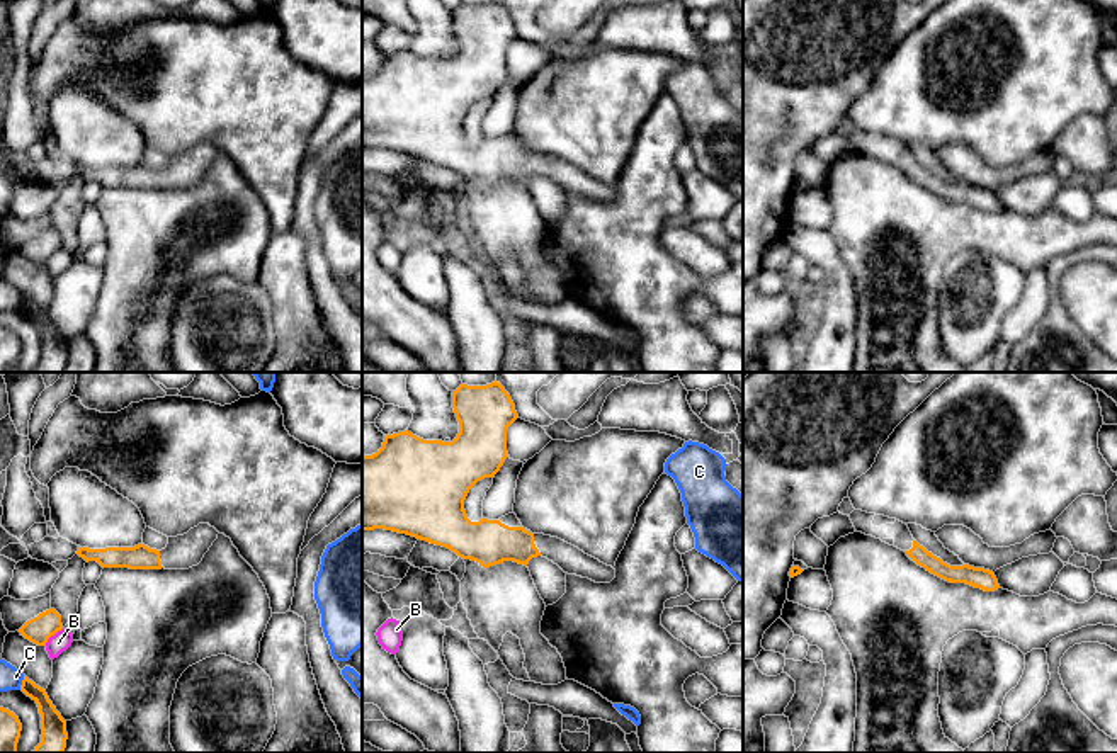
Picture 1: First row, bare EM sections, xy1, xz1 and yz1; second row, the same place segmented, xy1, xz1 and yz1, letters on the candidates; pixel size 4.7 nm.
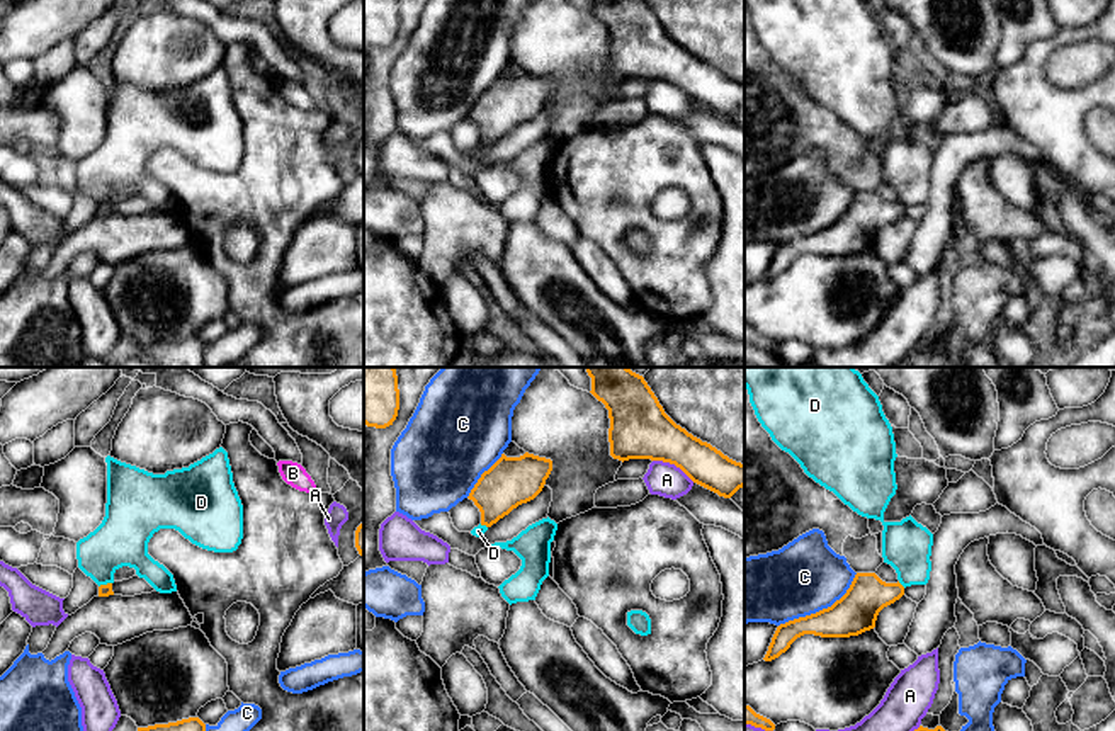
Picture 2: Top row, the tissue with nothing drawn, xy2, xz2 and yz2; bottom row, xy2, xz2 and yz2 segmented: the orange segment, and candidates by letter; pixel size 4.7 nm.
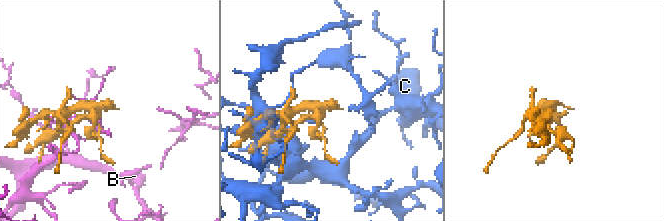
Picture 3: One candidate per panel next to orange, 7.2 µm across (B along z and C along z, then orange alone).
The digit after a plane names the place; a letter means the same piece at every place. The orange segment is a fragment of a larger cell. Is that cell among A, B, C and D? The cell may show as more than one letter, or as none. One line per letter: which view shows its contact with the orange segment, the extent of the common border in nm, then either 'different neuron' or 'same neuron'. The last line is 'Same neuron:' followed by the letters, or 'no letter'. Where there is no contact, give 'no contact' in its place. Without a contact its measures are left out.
A: contact in xz2; length 220 nm; different neuron
B: contact in xy1; length 120 nm; different neuron
C: contact in yz2; length 460 nm; different neuron
D: contact in yz2; length 50 nm; different neuron
Same neuron: no letter

